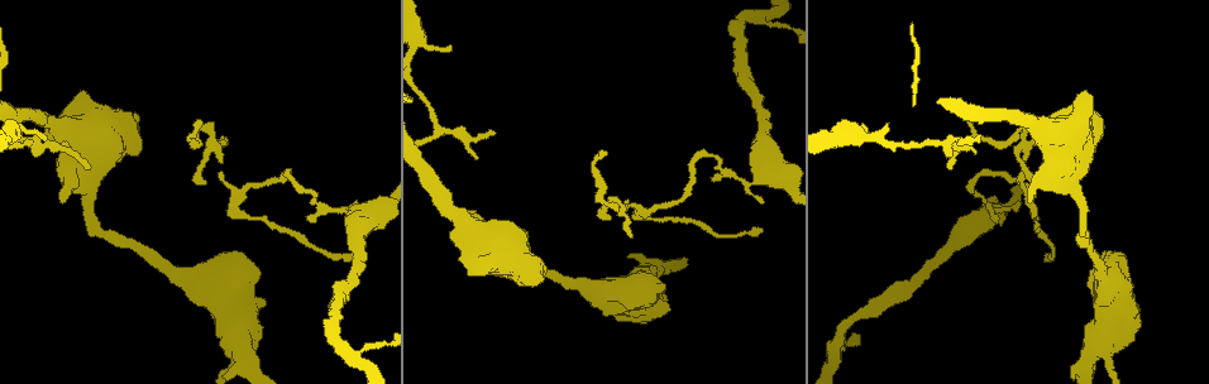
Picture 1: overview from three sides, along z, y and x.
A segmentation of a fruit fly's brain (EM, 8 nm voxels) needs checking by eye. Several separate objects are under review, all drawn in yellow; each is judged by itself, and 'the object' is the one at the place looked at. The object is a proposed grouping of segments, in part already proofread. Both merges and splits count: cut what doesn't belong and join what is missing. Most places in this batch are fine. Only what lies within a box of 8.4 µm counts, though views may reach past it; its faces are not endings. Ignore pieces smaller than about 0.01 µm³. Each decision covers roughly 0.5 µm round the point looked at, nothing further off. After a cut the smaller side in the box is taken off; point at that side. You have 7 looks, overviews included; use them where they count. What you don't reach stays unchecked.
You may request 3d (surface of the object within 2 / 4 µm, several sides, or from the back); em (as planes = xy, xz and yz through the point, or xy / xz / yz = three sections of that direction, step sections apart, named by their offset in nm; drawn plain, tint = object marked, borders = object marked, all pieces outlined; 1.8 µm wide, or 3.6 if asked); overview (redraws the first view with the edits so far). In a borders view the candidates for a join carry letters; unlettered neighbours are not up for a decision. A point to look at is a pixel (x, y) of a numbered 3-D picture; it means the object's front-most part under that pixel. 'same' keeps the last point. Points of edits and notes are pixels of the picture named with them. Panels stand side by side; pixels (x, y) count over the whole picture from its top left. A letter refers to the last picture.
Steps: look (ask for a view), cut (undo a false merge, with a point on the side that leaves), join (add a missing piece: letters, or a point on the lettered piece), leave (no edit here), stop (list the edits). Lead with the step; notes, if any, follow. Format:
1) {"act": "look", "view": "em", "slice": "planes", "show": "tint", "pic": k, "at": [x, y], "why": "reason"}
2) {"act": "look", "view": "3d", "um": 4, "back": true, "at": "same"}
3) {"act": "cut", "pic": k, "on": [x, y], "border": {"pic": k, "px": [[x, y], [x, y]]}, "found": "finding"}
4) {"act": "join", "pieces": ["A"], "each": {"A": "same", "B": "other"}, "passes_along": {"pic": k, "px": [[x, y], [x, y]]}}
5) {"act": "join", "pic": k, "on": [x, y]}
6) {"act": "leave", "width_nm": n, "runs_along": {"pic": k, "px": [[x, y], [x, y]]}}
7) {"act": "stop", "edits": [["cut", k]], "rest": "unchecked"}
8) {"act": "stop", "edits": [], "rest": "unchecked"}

{"act": "look", "view": "3d", "um": 2, "pic": 1, "at": [1018, 203], "why": "branch stops here"}

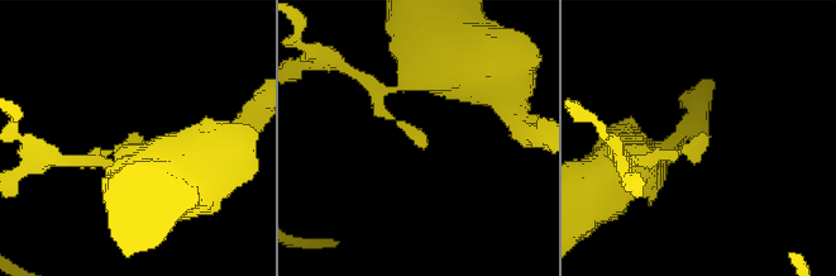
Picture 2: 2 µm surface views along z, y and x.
{"act": "look", "view": "em", "slice": "xy", "step": 16, "show": "borders", "pic": 2, "at": [707, 137]}

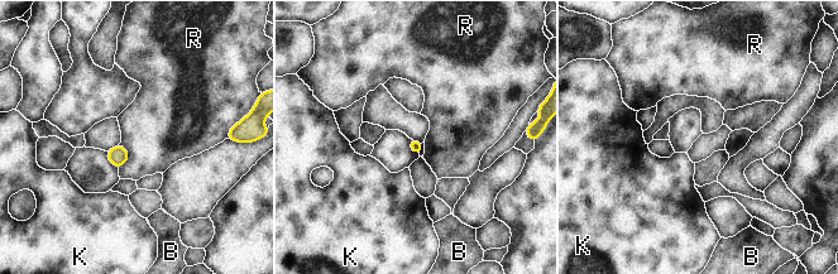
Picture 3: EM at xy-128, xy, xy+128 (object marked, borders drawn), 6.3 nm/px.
{"act": "leave", "each": {"B": "other", "K": "other", "R": "other"}, "found": "no lettered piece goes on from it"}

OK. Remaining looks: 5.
{"act": "look", "view": "em", "slice": "planes", "show": "borders", "pic": 1, "at": [45, 141], "why": "free end"}

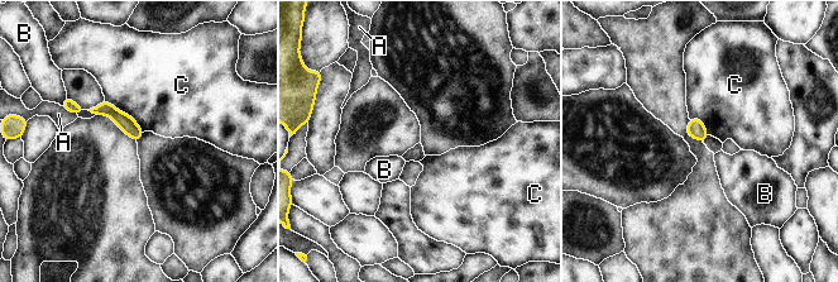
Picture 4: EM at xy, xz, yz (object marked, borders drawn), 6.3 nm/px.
{"act": "leave", "each": {"A": "other", "B": "other", "C": "other"}, "runs_along": {"pic": 4, "px": [[95, 110], [110, 110], [138, 134]]}, "found": "no lettered piece goes on from it"}

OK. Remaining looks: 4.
{"act": "look", "view": "em", "slice": "planes", "show": "borders", "pic": 1, "at": [477, 159], "why": "tapers out"}

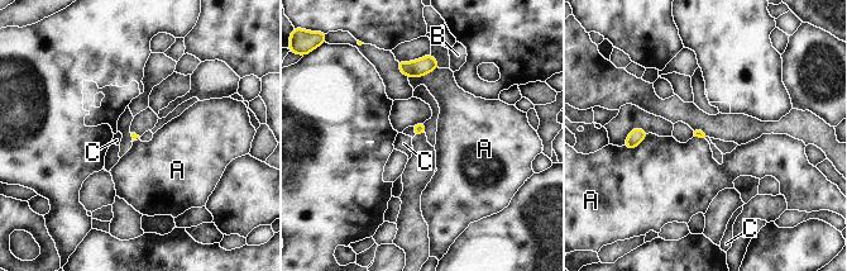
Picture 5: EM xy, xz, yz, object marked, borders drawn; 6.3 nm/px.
{"act": "leave", "each": {"A": "other", "B": "other", "C": "other"}, "border": {"pic": 5, "px": [[438, 67], [421, 76], [408, 77]]}, "found": "none of them fits"}

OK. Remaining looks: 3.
{"act": "stop", "edits": [], "rest": "unchecked"}

